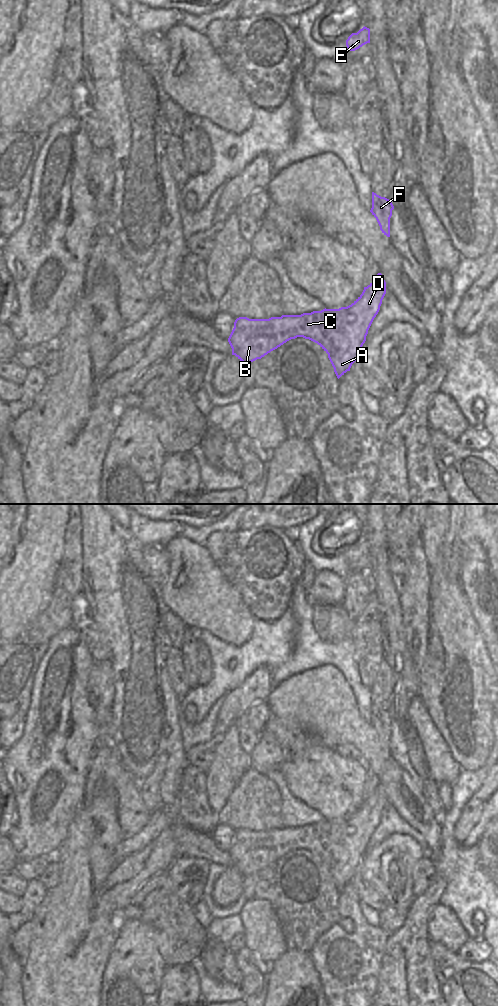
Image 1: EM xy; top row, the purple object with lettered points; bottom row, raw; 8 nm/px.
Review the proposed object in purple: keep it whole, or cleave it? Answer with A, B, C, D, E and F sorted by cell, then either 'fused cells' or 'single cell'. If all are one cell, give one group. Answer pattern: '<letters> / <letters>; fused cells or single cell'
A B C D E F; single cell

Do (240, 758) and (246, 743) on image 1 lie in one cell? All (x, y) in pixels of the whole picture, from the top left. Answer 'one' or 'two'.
two

